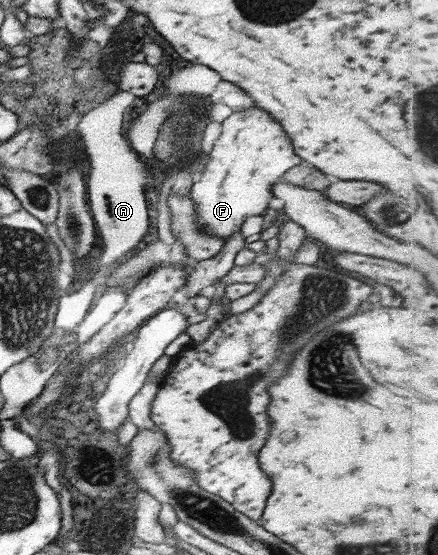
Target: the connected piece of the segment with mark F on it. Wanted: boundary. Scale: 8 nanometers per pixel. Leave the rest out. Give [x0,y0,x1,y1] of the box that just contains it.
[189,105,303,241]

